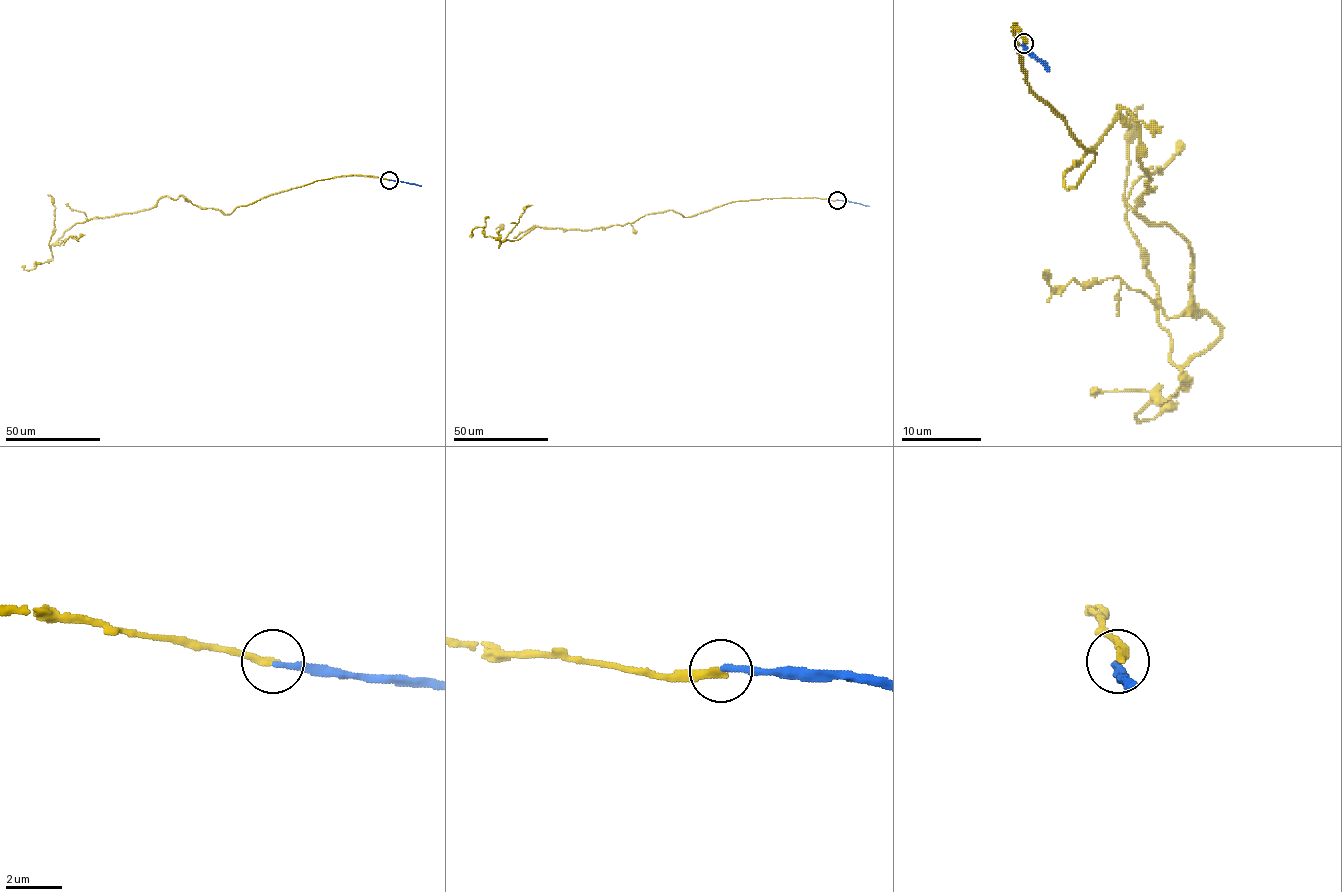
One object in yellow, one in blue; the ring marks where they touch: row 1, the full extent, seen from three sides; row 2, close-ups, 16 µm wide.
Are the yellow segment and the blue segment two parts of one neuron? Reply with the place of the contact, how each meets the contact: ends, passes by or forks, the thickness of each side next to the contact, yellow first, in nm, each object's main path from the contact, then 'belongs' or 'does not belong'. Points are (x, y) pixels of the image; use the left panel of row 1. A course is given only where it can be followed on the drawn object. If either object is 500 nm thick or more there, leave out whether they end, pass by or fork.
(389, 180) | yellow ends | blue ends | 280/220 nm | yellow via (388, 179), (317, 180), (224, 214), (163, 196), (148, 209), (75, 223), (51, 245), (52, 257), (47, 194) | blue via (388, 179), (421, 186) | belongs

